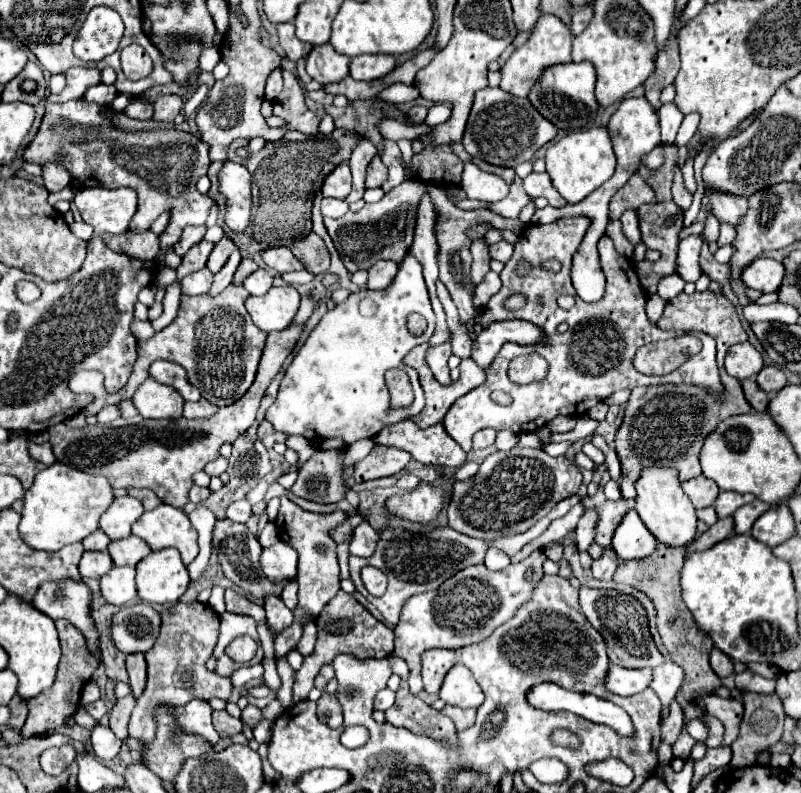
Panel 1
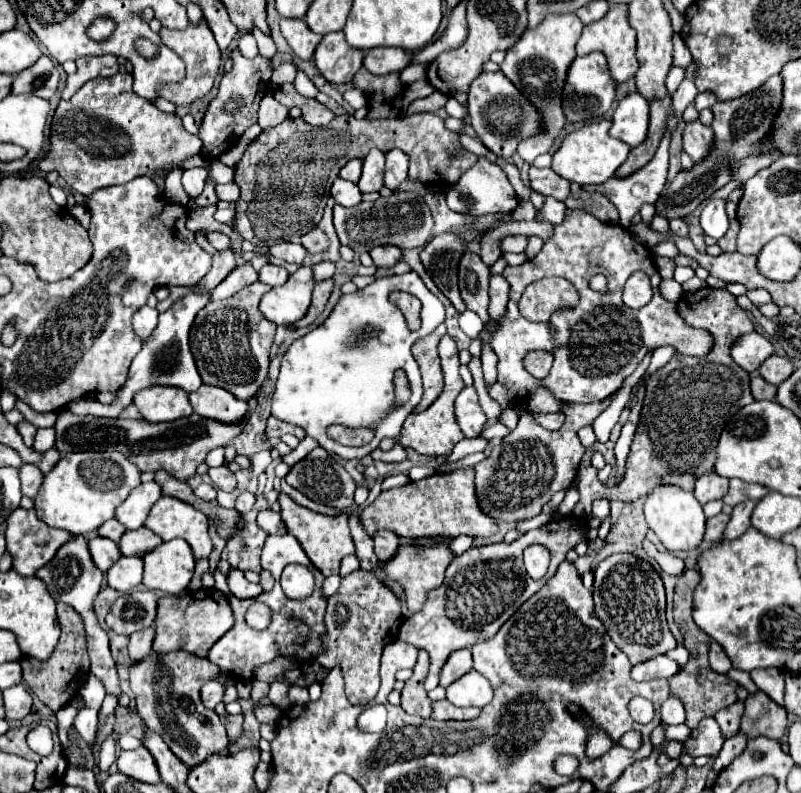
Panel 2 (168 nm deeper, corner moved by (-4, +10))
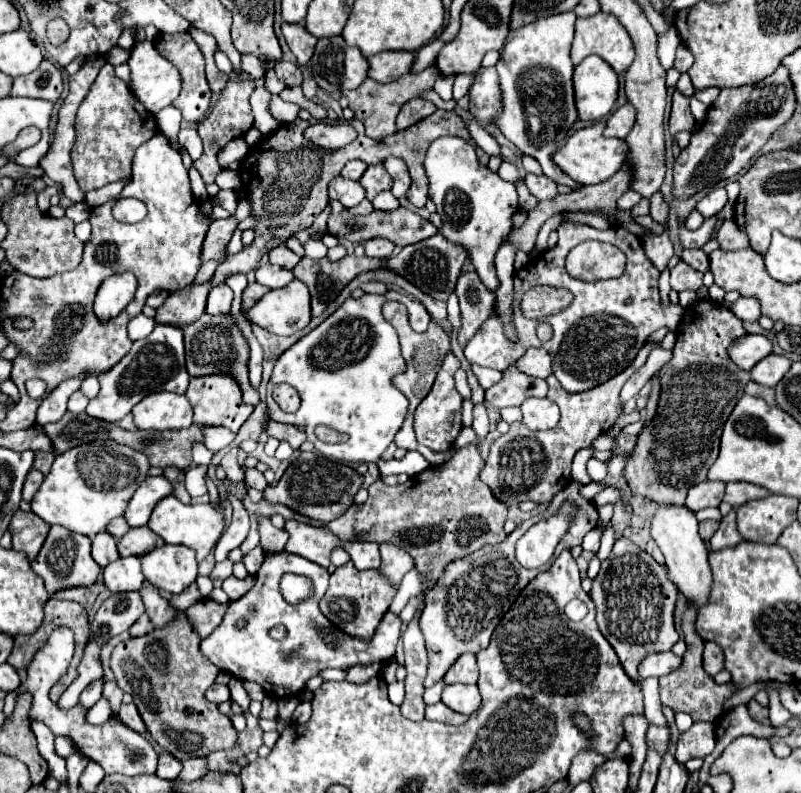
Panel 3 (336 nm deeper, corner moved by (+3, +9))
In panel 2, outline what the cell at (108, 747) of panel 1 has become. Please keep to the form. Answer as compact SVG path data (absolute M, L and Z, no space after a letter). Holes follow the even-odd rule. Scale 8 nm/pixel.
M108 736L102 746L100 746L100 768L110 768L116 762L116 740L112 736Z

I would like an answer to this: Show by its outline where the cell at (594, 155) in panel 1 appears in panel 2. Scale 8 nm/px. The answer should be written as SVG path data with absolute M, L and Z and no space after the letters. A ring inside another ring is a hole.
M600 120L588 126L582 126L580 130L568 134L560 146L560 150L554 154L554 162L552 162L552 170L576 184L602 184L608 178L614 176L614 172L620 168L620 164L628 158L630 146L622 144L620 140L612 138L608 134L612 122L610 120Z

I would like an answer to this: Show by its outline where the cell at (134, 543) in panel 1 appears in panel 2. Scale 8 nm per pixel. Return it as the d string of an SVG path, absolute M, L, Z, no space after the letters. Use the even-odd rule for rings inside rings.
M146 526L136 530L126 530L122 540L118 542L120 552L124 556L144 556L146 552L154 550L158 544L162 544L162 538L152 530L148 530Z

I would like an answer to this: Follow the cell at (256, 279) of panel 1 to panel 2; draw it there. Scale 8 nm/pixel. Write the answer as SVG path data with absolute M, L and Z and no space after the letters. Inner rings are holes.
M266 264L266 266L260 270L258 276L260 276L260 282L270 284L270 286L282 286L282 284L288 280L286 268L274 266L274 264Z

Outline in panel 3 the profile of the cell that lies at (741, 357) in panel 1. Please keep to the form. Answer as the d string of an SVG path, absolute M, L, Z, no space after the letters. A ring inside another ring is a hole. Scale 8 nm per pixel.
M743 335L729 345L727 353L739 369L749 371L755 363L771 353L771 341L763 335Z

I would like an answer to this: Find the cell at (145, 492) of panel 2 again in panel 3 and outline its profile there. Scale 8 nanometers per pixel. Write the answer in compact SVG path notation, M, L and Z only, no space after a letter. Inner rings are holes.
M149 477L139 485L135 495L131 497L123 517L129 527L143 527L149 521L149 515L159 499L171 495L171 483L165 477Z

